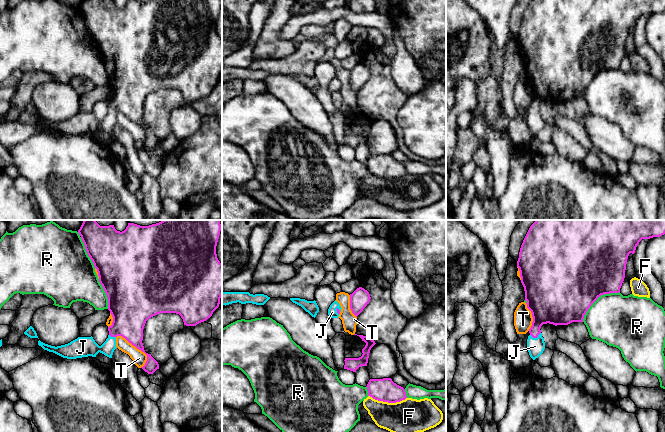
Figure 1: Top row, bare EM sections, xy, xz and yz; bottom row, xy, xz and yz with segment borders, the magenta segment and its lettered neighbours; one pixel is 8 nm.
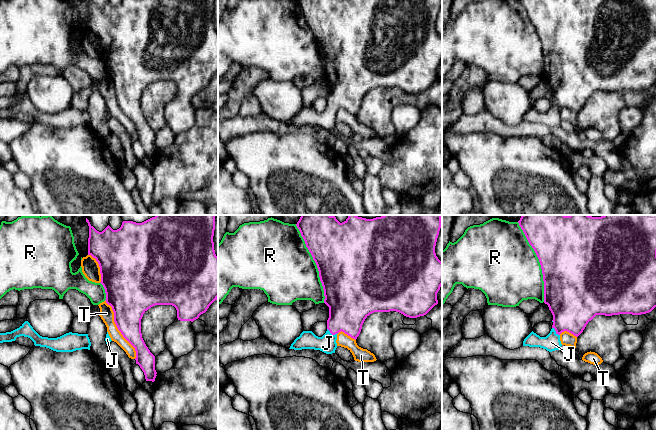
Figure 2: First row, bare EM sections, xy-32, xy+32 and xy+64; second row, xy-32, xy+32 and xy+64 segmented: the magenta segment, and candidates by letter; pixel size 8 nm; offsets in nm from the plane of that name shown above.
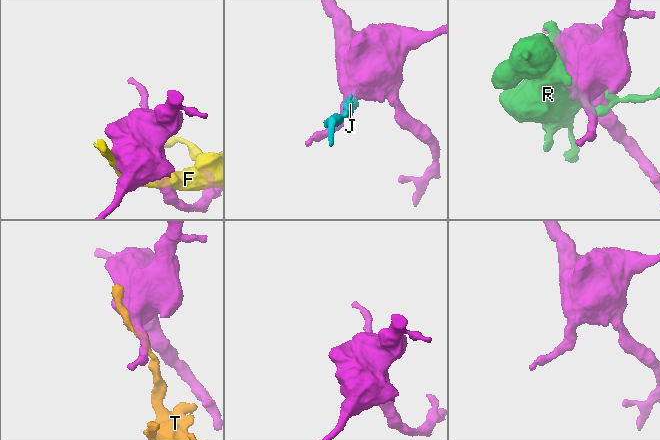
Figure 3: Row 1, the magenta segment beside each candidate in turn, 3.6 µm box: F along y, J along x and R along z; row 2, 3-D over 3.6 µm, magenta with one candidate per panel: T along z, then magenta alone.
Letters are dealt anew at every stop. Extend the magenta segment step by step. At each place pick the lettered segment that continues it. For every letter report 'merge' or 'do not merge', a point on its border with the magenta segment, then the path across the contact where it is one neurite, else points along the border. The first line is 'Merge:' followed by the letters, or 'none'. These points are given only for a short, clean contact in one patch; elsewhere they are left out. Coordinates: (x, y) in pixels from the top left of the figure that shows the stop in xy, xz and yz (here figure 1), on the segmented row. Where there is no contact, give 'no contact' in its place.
Merge: J
F: do not merge | xz (387, 401)
J: merge | yz (535, 337) | across yz (546, 308), (536, 324), (535, 337), (535, 346)
R: do not merge | yz (597, 298)
T: do not merge | xy (137, 348)

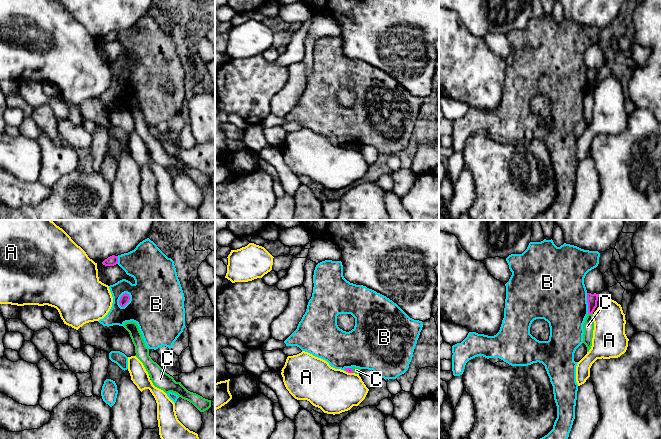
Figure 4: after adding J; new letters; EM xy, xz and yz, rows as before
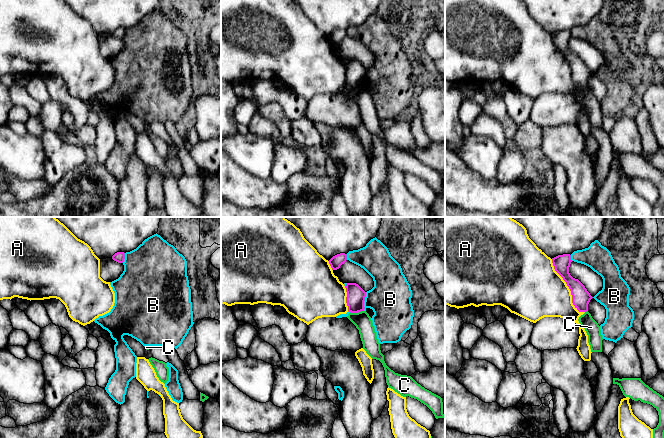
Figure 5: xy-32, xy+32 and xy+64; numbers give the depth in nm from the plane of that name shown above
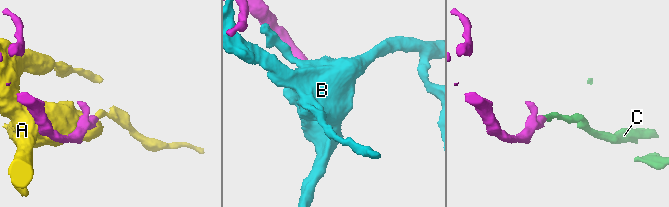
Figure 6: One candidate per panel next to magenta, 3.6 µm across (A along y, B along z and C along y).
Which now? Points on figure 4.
Merge: none
A: do not merge | xz (349, 372)
B: do not merge | xy (120, 299)
C: do not merge | yz (590, 313) | along yz (588, 313), (592, 314)

